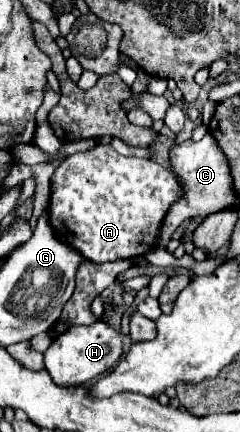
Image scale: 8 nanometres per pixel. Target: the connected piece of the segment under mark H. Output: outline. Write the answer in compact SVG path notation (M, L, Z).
M101 320L93 326L69 328L67 332L53 338L51 346L45 352L45 370L57 386L79 386L85 384L107 370L111 370L121 358L121 336Z

